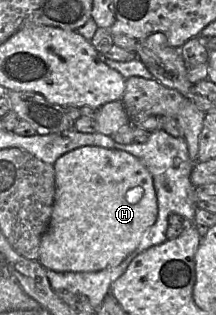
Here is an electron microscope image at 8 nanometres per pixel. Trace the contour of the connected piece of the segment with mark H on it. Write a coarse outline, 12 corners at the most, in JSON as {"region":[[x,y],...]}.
{"region":[[83,146],[53,164],[39,263],[118,266],[155,223],[132,154]]}

